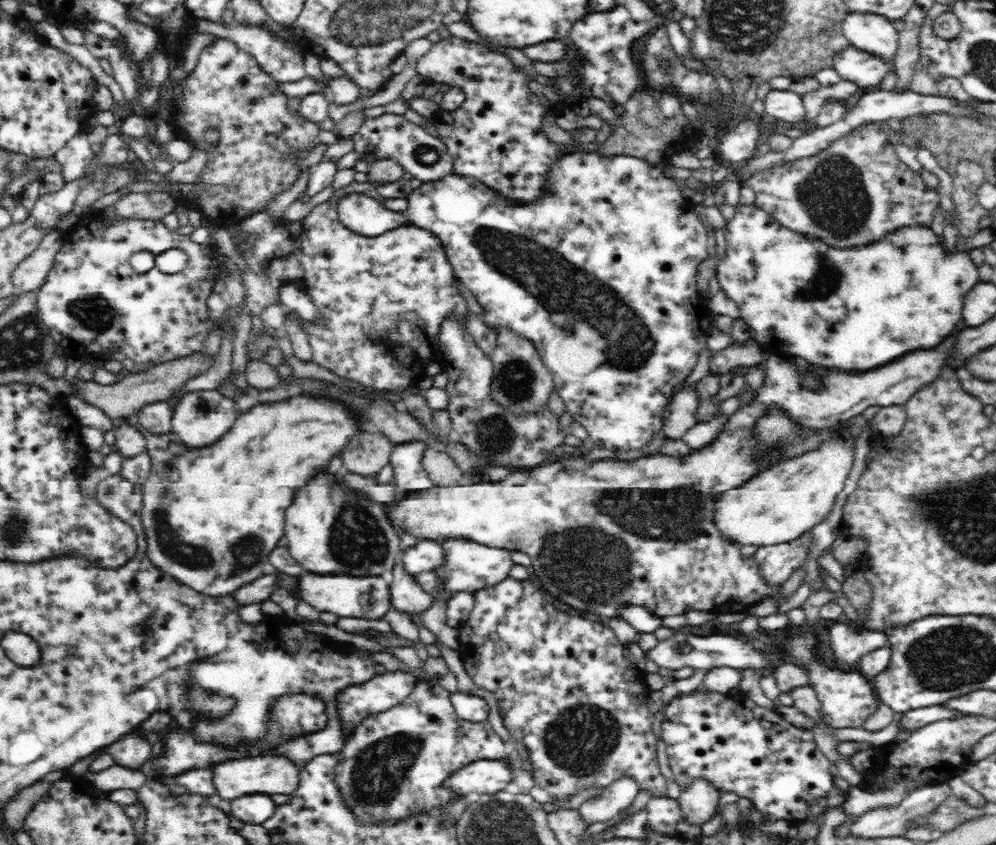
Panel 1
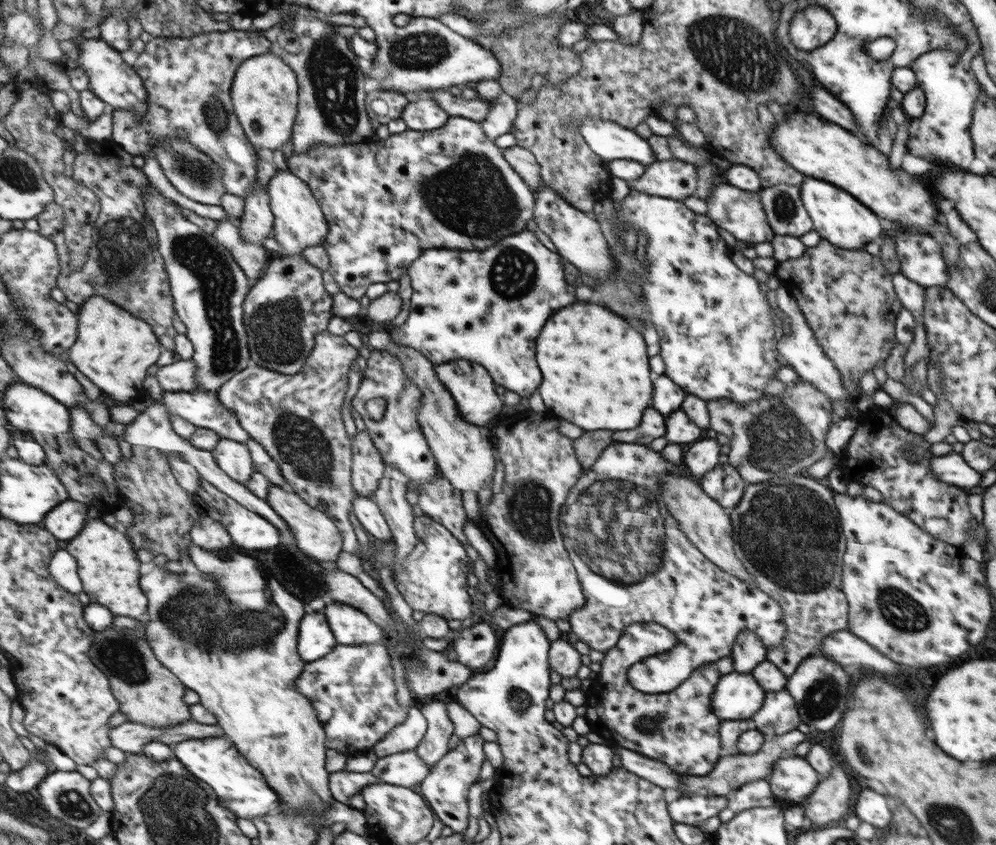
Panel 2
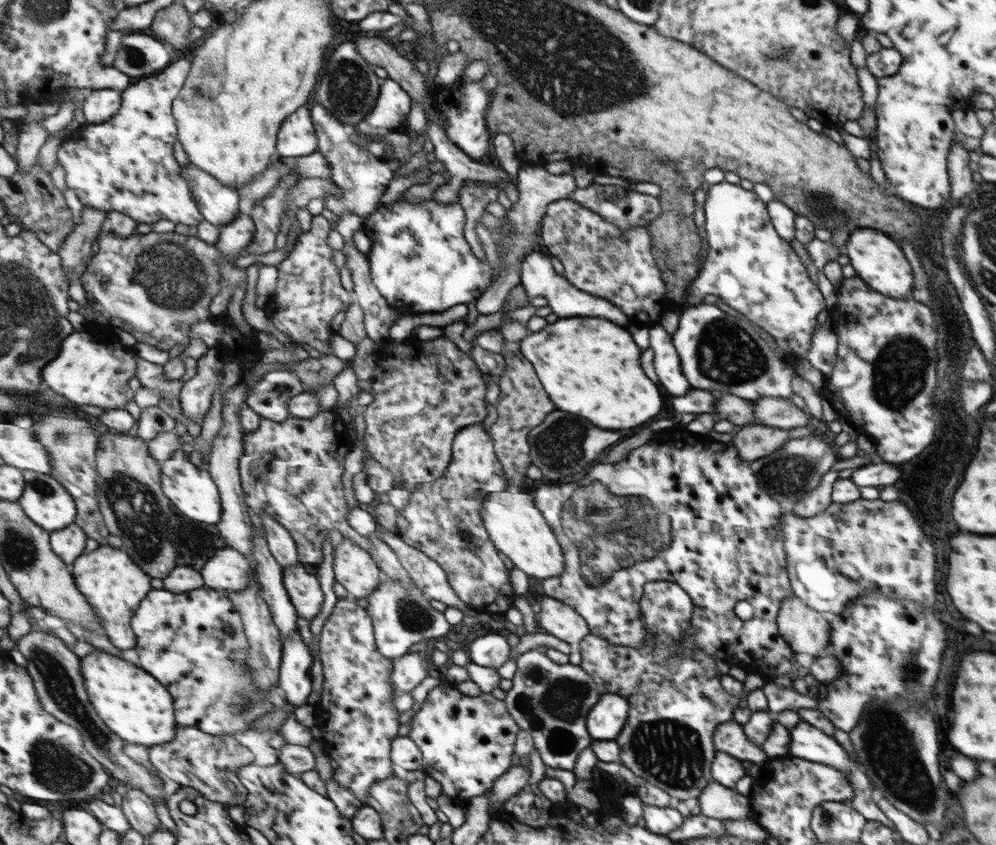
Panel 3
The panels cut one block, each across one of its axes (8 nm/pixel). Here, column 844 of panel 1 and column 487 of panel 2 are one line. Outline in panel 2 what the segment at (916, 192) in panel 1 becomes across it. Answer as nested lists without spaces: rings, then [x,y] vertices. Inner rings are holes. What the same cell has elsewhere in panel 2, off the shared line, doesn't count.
[[[449,117],[442,128],[431,131],[406,129],[399,134],[391,134],[385,140],[375,139],[373,143],[361,142],[338,145],[321,143],[311,147],[309,152],[303,154],[293,152],[287,159],[287,167],[295,173],[295,176],[307,181],[314,195],[318,198],[330,224],[330,236],[323,244],[330,254],[330,274],[339,283],[341,292],[355,300],[359,300],[365,294],[370,284],[375,284],[375,282],[386,283],[390,280],[396,281],[401,274],[405,274],[409,270],[410,263],[413,263],[419,255],[429,248],[455,248],[455,250],[479,248],[479,250],[483,250],[483,248],[493,246],[503,236],[514,235],[516,232],[522,231],[525,229],[527,220],[534,217],[533,194],[529,190],[529,185],[511,168],[503,156],[503,150],[497,148],[494,141],[483,134],[480,122],[467,117]]]

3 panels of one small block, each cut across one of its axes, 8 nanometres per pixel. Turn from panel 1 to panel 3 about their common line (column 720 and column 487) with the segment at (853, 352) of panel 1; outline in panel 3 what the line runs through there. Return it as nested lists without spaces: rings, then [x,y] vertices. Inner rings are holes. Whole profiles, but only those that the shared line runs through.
[[[399,198],[389,205],[381,205],[378,201],[376,209],[364,216],[361,229],[370,239],[365,255],[371,282],[399,315],[443,312],[456,304],[467,304],[488,288],[494,278],[487,260],[479,261],[463,240],[463,212],[457,202],[436,203],[431,199],[414,205],[407,199]]]

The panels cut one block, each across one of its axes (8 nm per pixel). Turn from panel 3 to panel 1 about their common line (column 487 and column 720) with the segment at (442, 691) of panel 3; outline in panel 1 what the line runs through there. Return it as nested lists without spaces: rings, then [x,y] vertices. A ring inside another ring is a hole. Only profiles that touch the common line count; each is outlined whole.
[[[710,691],[709,693],[688,695],[687,697],[674,697],[674,699],[671,700],[671,703],[668,705],[664,714],[664,719],[661,723],[661,739],[665,742],[666,745],[666,753],[668,755],[670,768],[673,772],[673,779],[680,786],[680,788],[688,786],[691,783],[691,780],[694,779],[708,779],[708,782],[712,782],[712,785],[716,785],[716,787],[718,787],[718,789],[721,791],[733,790],[741,797],[745,796],[746,798],[750,798],[752,805],[755,808],[758,808],[760,813],[766,816],[772,816],[777,820],[784,818],[784,821],[786,822],[788,820],[794,820],[794,818],[806,819],[806,817],[804,817],[804,812],[806,812],[808,804],[812,804],[814,800],[818,800],[818,798],[822,798],[822,796],[831,796],[830,789],[832,776],[830,776],[830,761],[816,746],[813,732],[806,732],[806,730],[796,730],[796,728],[792,728],[792,726],[790,726],[788,730],[784,730],[784,732],[776,732],[774,728],[772,728],[772,730],[768,730],[768,726],[772,726],[772,724],[768,724],[766,720],[762,720],[762,722],[756,722],[756,718],[752,716],[752,710],[750,710],[750,702],[747,701],[744,704],[740,704],[740,702],[736,702],[736,700],[724,698],[724,695],[725,693]]]

